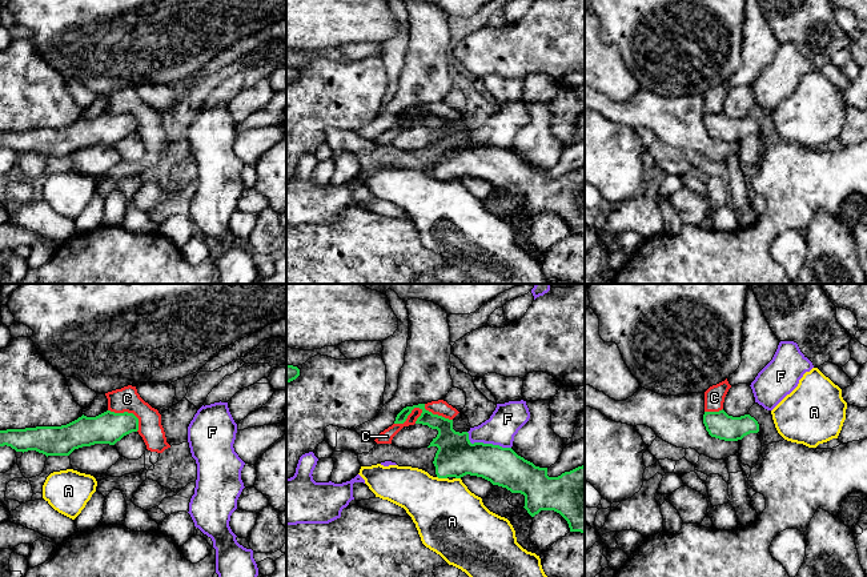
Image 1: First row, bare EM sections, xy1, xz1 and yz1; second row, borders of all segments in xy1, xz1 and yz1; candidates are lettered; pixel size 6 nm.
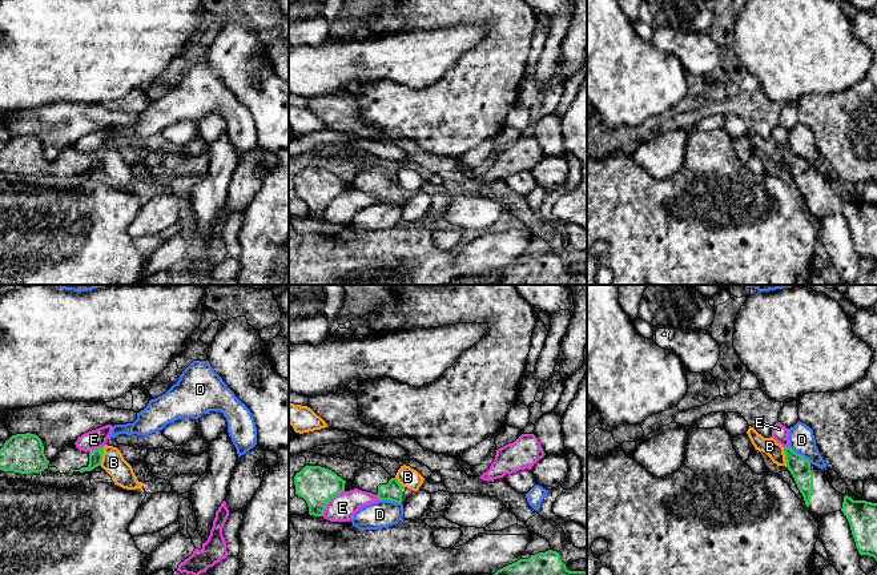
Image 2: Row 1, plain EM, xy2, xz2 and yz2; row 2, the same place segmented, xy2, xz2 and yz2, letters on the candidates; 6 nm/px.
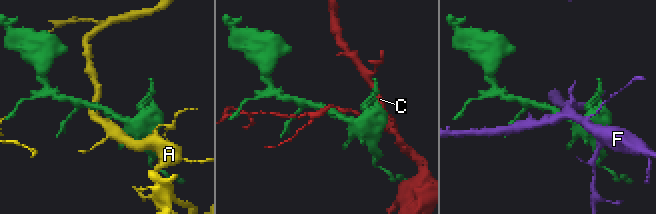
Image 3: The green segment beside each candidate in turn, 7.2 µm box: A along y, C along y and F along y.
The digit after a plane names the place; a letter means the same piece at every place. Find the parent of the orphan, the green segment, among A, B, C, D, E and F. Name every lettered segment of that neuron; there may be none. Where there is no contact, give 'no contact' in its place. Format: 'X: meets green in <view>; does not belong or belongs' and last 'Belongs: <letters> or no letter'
A: meets green in xz1; does not belong
B: meets green in yz2; does not belong
C: meets green in xz1; does not belong
D: meets green in xz2; does not belong
E: meets green in xz2; does not belong
F: meets green in xz1; does not belong
Belongs: no letter

